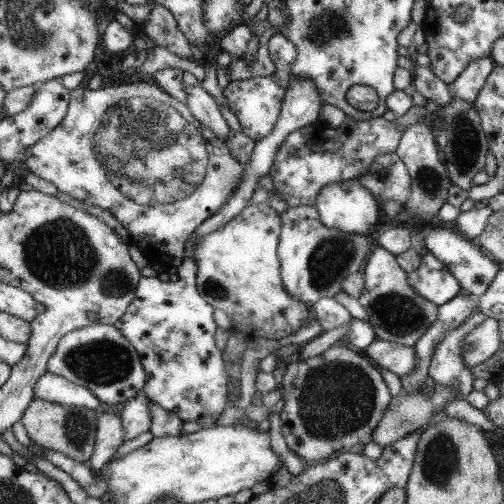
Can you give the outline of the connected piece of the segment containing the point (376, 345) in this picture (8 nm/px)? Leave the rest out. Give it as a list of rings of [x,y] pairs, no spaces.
[[[375,339],[364,352],[368,352],[368,357],[371,357],[376,364],[380,364],[381,368],[393,372],[400,379],[410,374],[418,362],[413,347],[401,346],[381,339]]]

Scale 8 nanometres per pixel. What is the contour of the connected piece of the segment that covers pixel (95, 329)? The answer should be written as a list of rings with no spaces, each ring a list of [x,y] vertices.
[[[102,322],[70,332],[52,356],[49,371],[92,390],[108,405],[127,404],[136,399],[148,380],[136,346],[115,325]]]

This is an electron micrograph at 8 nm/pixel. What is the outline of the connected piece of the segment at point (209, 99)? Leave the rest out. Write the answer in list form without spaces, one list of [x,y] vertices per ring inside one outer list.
[[[199,81],[196,86],[184,86],[188,95],[187,106],[193,115],[192,121],[211,129],[220,140],[226,142],[231,129],[224,120],[220,106],[206,90],[202,89],[200,84]]]

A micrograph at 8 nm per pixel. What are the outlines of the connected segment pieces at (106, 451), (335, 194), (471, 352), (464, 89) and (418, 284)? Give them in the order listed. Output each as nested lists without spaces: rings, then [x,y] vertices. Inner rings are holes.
[[[106,412],[100,418],[100,430],[96,454],[92,456],[90,466],[100,471],[108,462],[115,459],[118,448],[128,440],[128,430],[124,428],[123,416]]]
[[[356,179],[347,180],[346,183],[328,184],[316,200],[315,208],[319,210],[319,216],[328,228],[336,228],[348,234],[358,236],[369,235],[374,232],[380,224],[380,208],[378,200],[368,192],[366,188]]]
[[[485,318],[480,326],[476,326],[466,338],[462,348],[462,358],[470,367],[476,367],[490,359],[500,348],[499,322]]]
[[[486,56],[482,60],[472,60],[459,79],[448,85],[452,98],[460,98],[474,106],[495,66],[491,56]]]
[[[432,252],[421,256],[421,259],[420,267],[408,274],[408,281],[416,293],[438,306],[460,294],[462,286],[444,262],[435,258]]]

